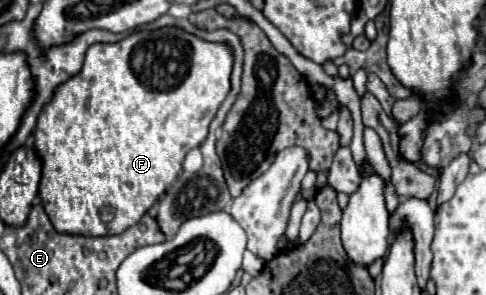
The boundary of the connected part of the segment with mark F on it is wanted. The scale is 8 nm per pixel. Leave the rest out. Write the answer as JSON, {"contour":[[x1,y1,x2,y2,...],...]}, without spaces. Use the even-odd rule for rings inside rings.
{"contour":[[161,27,153,31,135,31,127,35,123,41,111,43,111,45,91,45,85,55,83,69,61,83,53,99,43,107,41,119,37,119,35,127,35,149,41,157,43,163,43,173,41,173,41,183,39,183,39,195,41,203,45,207,45,213,49,215,53,227,59,233,79,233,79,235,117,235,125,231,127,227,135,225,149,209,151,205,159,199,159,195,165,191,165,187,181,173,183,169,183,159,189,149,199,147,207,133,209,133,209,123,215,119,219,105,227,97,231,89,231,69,233,69,233,49,227,43,211,43,205,41,193,33,185,33,179,27],[103,207,115,207,115,219,111,223,101,221,101,209]]}

